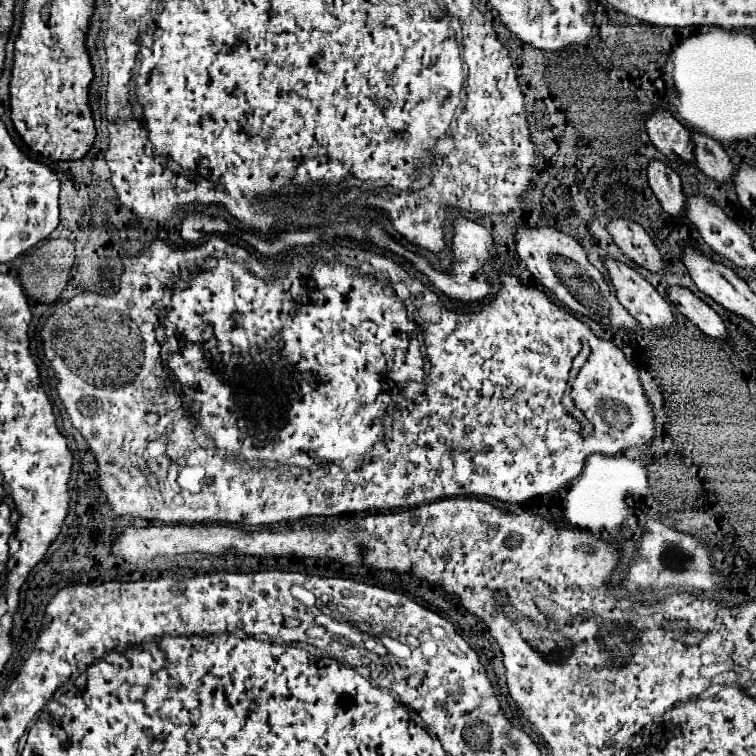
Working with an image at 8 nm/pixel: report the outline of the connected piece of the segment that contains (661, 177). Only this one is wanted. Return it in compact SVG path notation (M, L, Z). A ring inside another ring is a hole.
M651 159L647 165L647 177L649 177L649 187L653 189L655 197L661 201L661 207L673 217L683 215L685 197L681 191L679 175L667 163Z

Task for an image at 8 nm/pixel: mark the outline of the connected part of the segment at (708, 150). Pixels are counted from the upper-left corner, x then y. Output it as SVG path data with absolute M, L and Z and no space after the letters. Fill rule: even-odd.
M691 131L691 141L693 141L693 155L697 161L697 167L715 181L731 183L735 167L729 161L729 155L725 153L725 149L715 139L697 131Z

